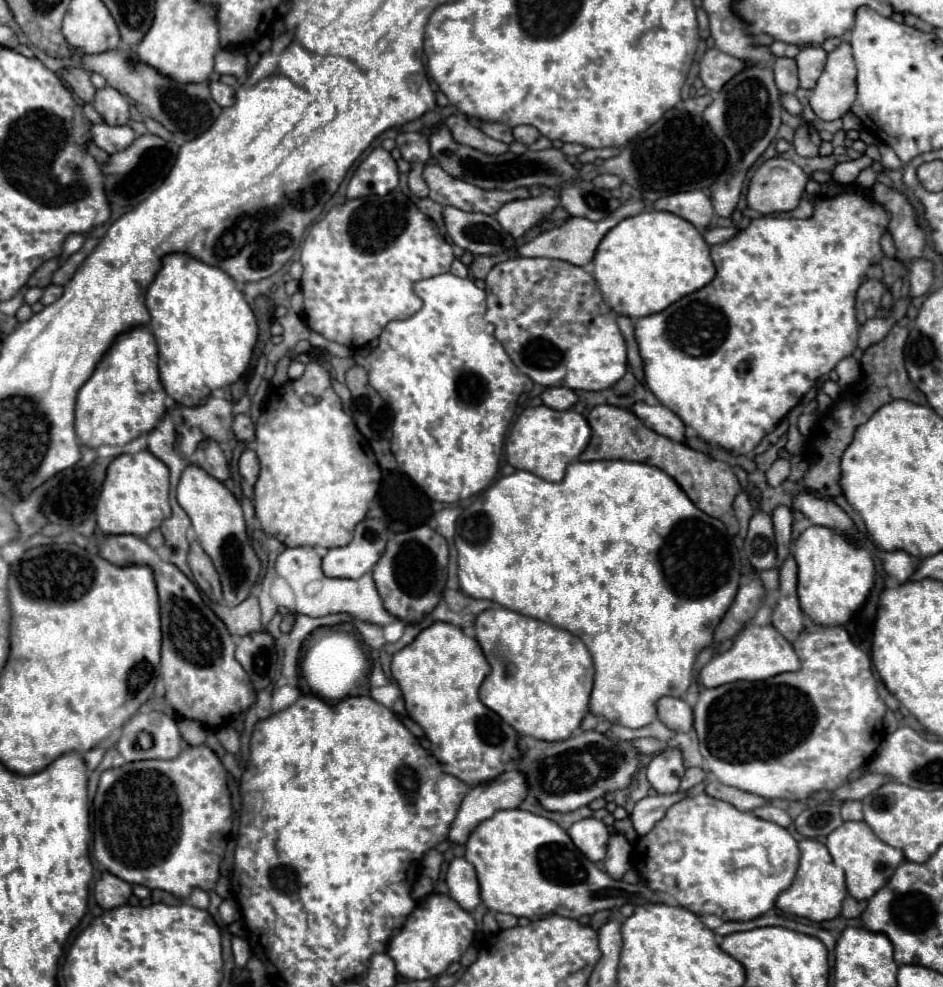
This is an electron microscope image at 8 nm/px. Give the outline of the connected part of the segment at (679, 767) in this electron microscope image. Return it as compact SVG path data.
M667 748L659 756L655 756L647 766L647 780L659 796L667 796L679 790L683 772L685 768L681 752L675 748Z

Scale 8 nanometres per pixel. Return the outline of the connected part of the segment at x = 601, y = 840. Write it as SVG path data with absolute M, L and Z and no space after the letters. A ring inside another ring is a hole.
M585 818L575 822L569 830L569 836L573 844L591 860L599 862L607 854L607 842L609 842L609 828L605 826L603 820L595 818Z

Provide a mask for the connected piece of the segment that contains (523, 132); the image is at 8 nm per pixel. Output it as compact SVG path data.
M515 126L513 136L515 136L517 142L529 146L539 138L539 132L537 132L537 128L531 128L531 126Z

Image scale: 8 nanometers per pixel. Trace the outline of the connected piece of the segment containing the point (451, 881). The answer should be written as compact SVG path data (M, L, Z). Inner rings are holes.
M463 856L455 858L449 864L445 880L447 880L447 886L449 886L451 898L461 908L467 908L467 912L473 912L481 904L481 890L479 890L475 866L469 864Z

